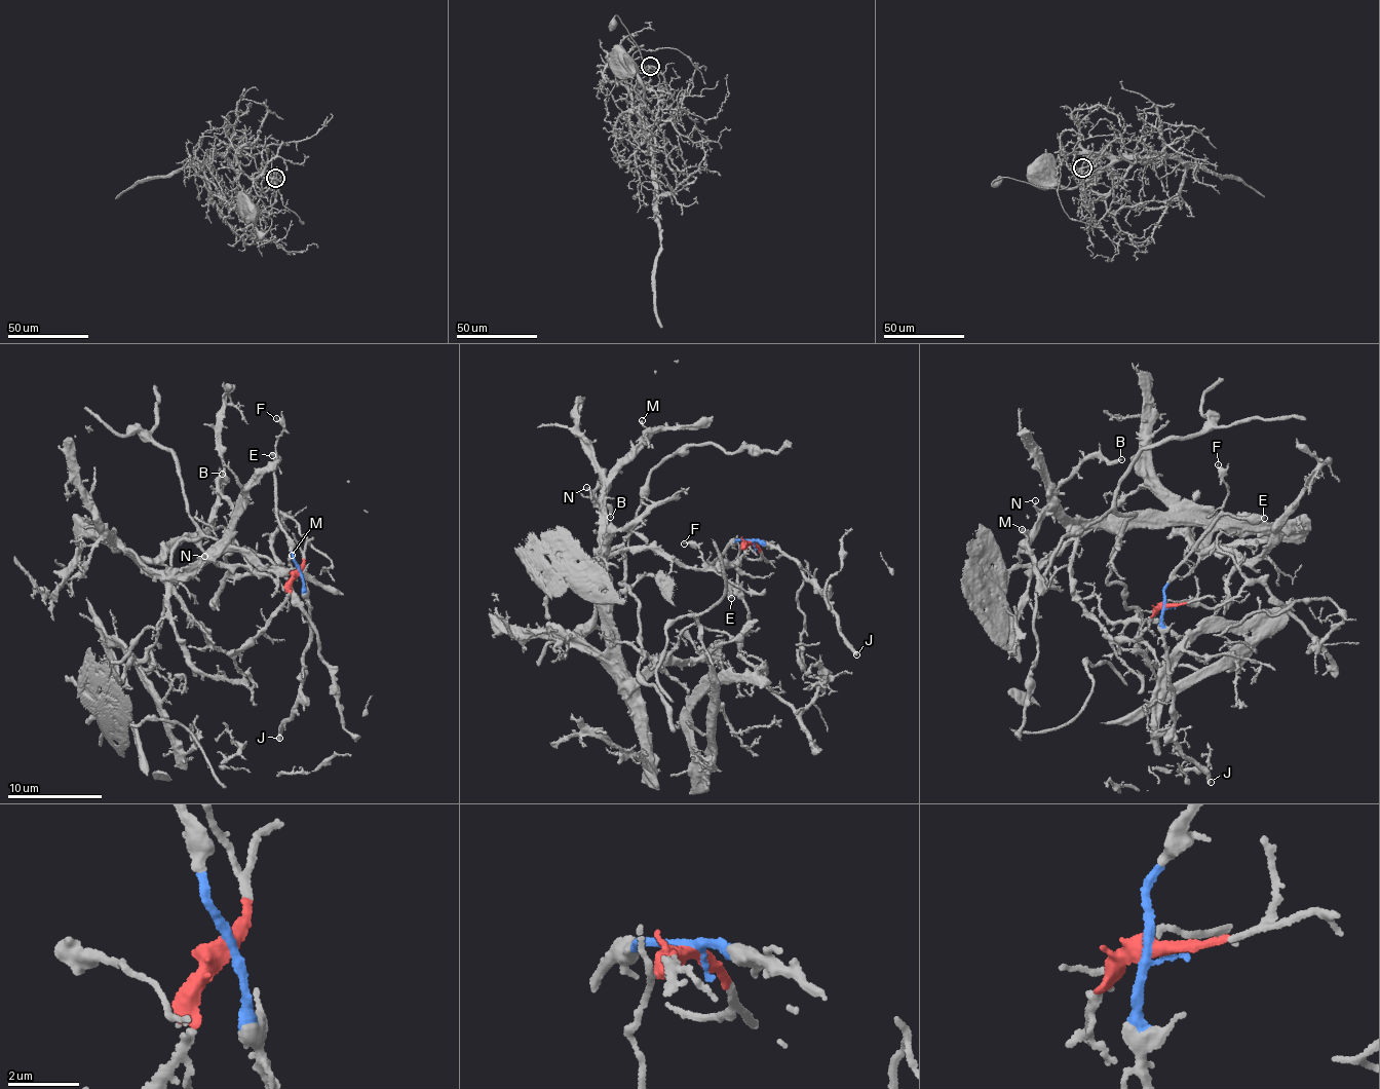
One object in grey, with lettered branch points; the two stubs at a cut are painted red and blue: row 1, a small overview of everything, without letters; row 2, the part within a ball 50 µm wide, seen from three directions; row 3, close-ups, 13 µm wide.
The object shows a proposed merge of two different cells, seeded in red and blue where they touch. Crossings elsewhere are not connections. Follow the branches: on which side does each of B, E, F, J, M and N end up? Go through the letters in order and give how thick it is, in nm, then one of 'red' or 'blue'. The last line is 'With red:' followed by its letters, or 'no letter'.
B: 240 nm | red
E: 440 nm | blue
F: 300 nm | blue
J: 320 nm | blue
M: 190 nm | red
N: 110 nm | red
With red: B, M, N

